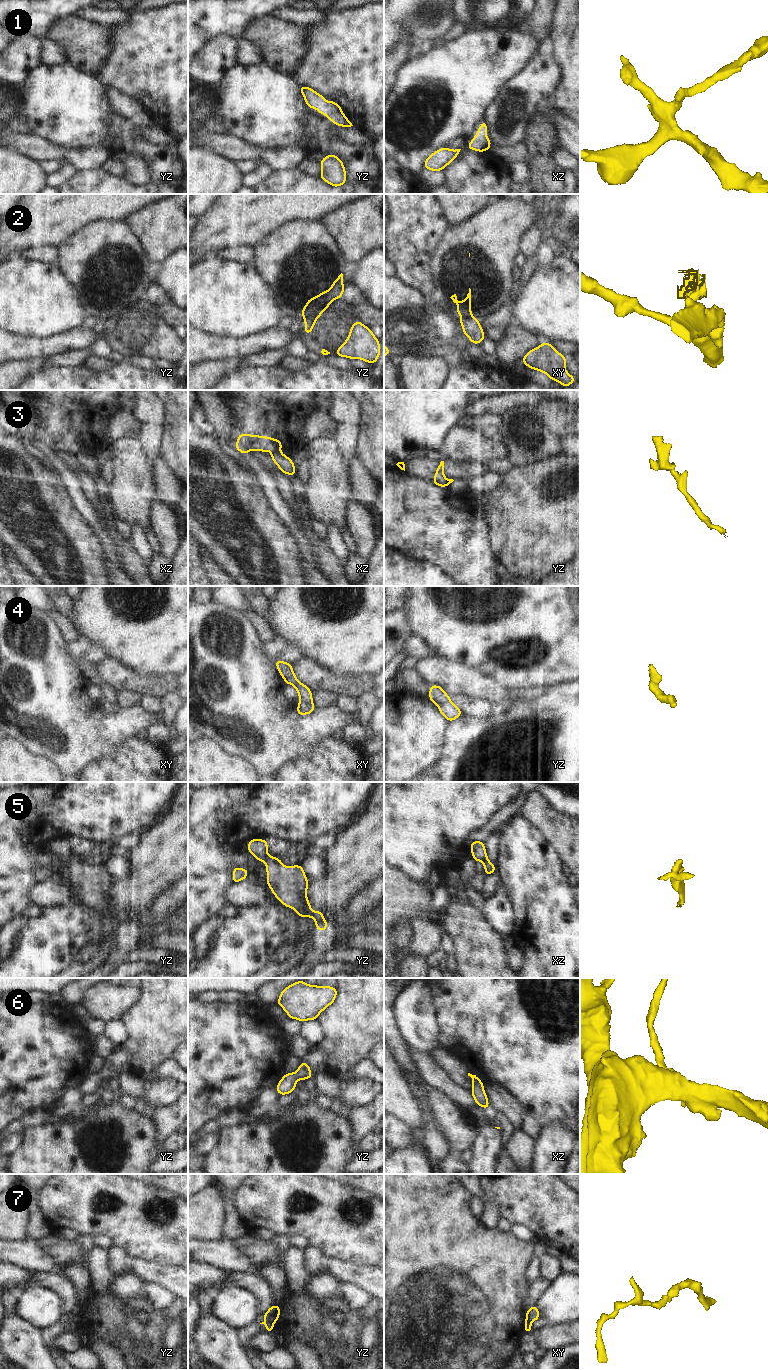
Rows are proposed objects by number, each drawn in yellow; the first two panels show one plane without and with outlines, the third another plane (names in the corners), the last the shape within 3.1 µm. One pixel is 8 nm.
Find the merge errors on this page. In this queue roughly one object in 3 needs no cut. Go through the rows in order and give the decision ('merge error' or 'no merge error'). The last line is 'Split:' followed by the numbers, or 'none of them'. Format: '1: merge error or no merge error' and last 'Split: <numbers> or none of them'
1: no merge error
2: merge error
3: merge error
4: no merge error
5: merge error
6: no merge error
7: merge error
Split: 2, 3, 5, 7

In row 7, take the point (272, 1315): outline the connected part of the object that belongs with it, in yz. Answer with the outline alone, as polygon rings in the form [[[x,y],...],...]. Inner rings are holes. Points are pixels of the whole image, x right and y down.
[[[274,1304],[269,1308],[267,1312],[263,1314],[264,1321],[268,1321],[274,1324],[279,1319],[280,1312],[281,1312],[280,1307]]]

